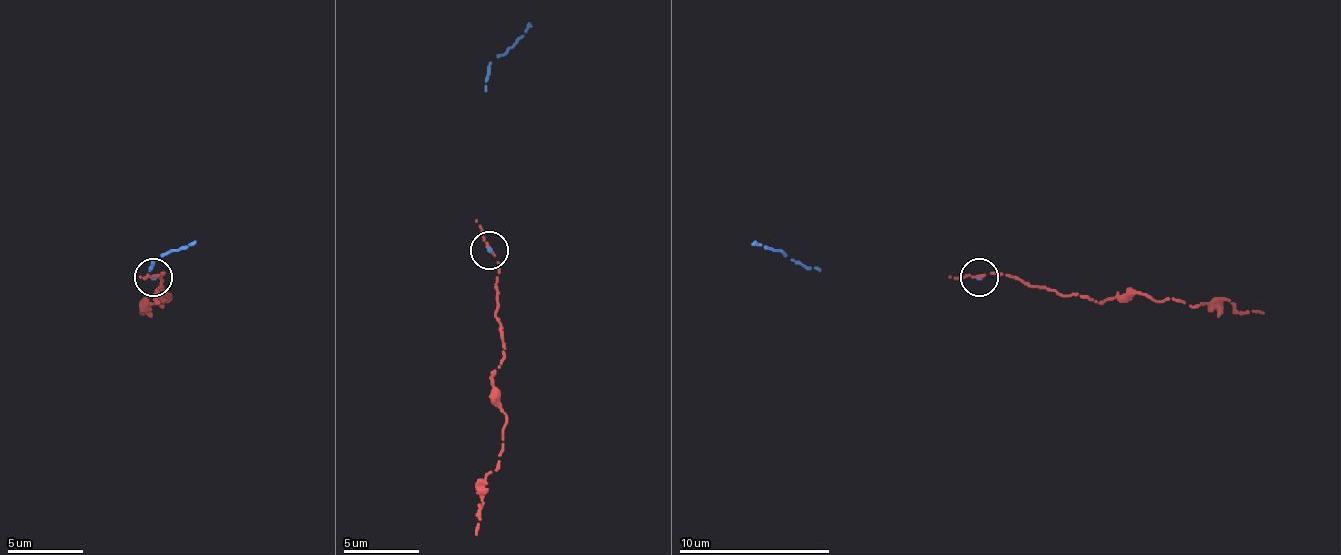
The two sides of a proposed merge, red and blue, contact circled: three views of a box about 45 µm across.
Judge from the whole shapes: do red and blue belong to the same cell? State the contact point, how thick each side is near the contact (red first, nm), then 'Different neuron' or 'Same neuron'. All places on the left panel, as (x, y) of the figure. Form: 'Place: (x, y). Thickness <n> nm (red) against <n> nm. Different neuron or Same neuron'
Place: (153, 277). Thickness 170 nm (red) against 140 nm. Same neuron

